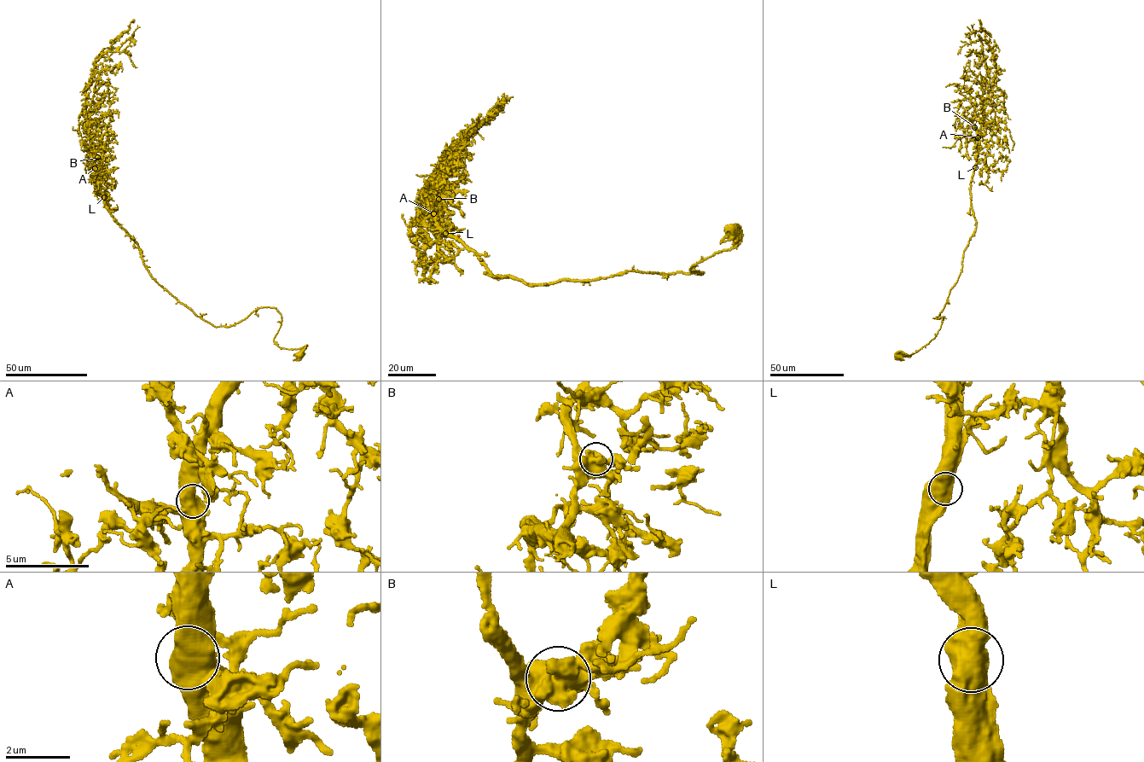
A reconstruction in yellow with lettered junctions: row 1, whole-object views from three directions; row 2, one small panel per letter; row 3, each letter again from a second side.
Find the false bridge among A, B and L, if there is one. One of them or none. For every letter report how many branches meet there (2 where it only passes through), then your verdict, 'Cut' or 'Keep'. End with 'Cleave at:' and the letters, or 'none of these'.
A: Branches: 1. Keep
B: Branches: 1. Keep
L: Branches: 1. Keep
Cleave at: none of these

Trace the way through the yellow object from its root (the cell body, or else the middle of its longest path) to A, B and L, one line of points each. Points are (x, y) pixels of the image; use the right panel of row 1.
A: (897, 356), (911, 355), (934, 338), (943, 317), (936, 317), (961, 274), (976, 227), (970, 193), (978, 137)
B: (897, 356), (911, 355), (934, 338), (943, 317), (936, 317), (961, 274), (976, 227), (970, 193), (974, 127)
L: (897, 356), (918, 351), (940, 328), (943, 317), (936, 317), (959, 278), (976, 227), (970, 193), (975, 167)

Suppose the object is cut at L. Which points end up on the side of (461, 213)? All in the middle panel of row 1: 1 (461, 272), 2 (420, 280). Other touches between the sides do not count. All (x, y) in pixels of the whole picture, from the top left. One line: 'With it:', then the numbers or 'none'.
With it: none

